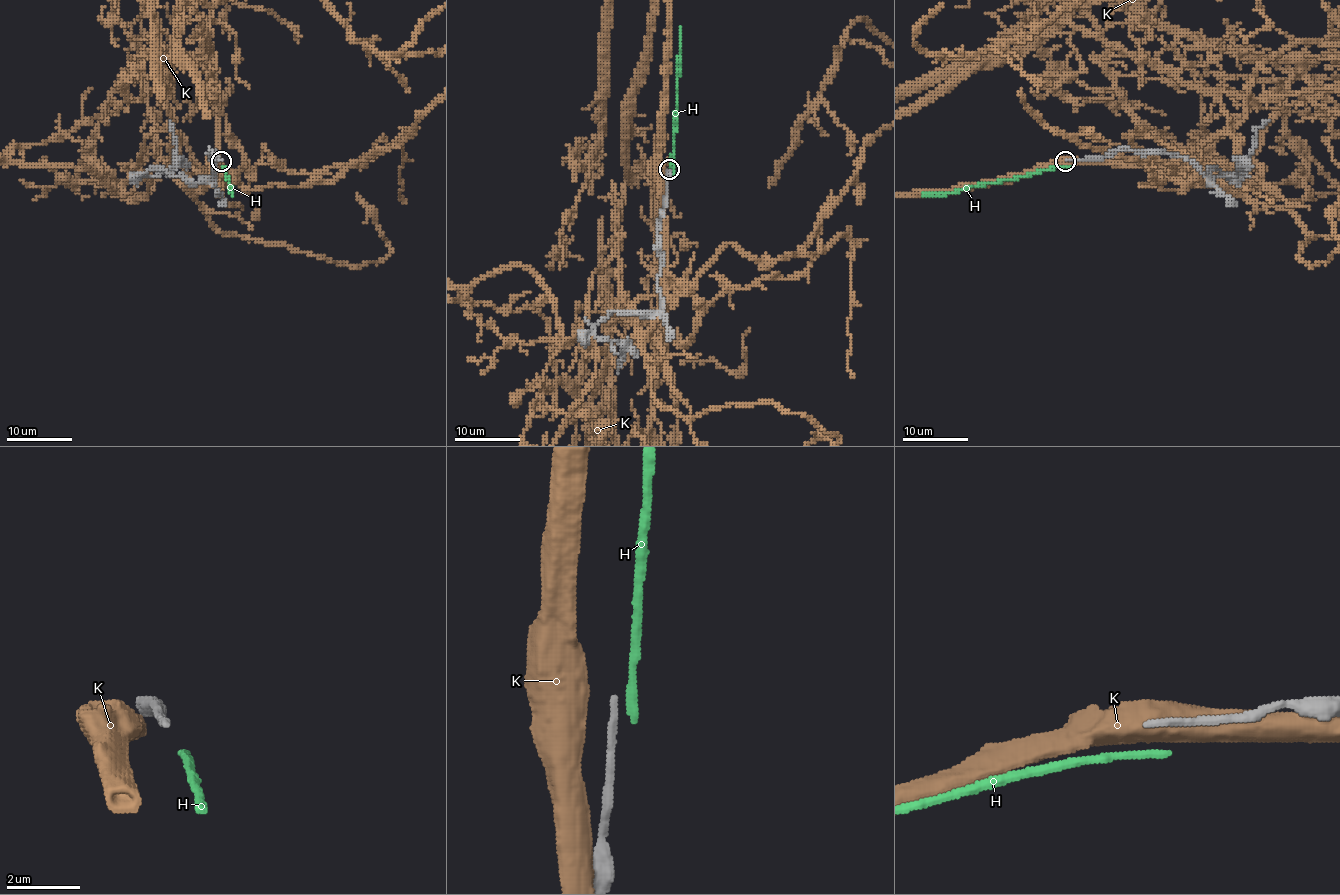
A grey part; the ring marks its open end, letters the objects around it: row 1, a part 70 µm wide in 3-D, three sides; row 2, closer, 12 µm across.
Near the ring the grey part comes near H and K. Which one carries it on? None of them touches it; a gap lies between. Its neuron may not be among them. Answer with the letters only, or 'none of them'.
none of them

